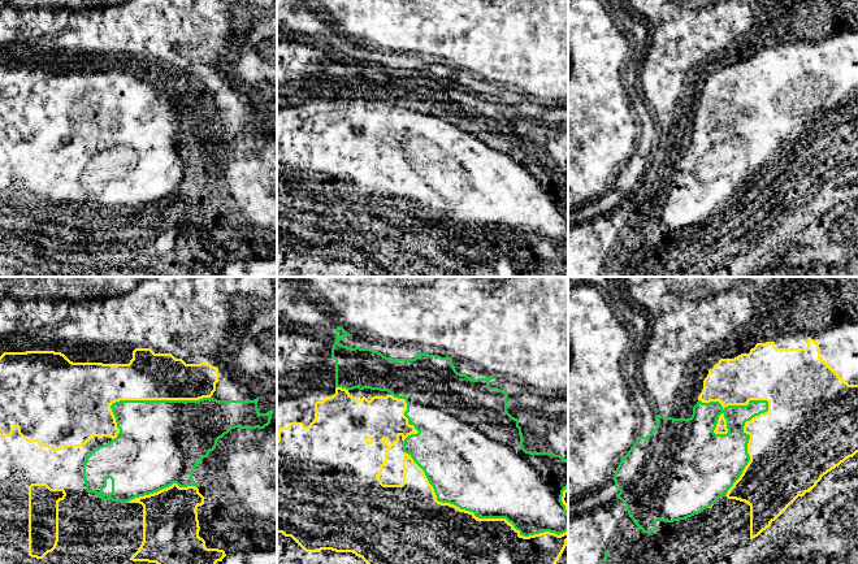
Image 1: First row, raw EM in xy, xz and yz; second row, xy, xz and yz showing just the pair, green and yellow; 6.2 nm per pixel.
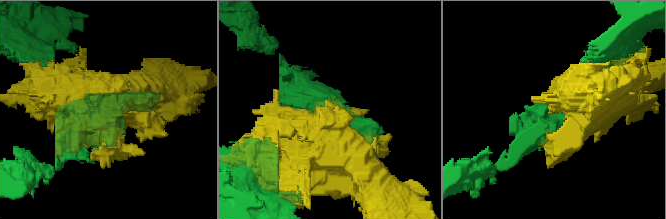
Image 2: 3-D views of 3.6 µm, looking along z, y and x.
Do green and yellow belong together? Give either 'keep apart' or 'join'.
join

